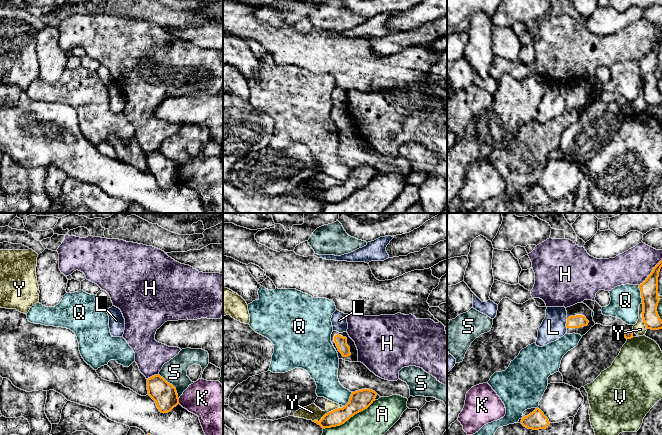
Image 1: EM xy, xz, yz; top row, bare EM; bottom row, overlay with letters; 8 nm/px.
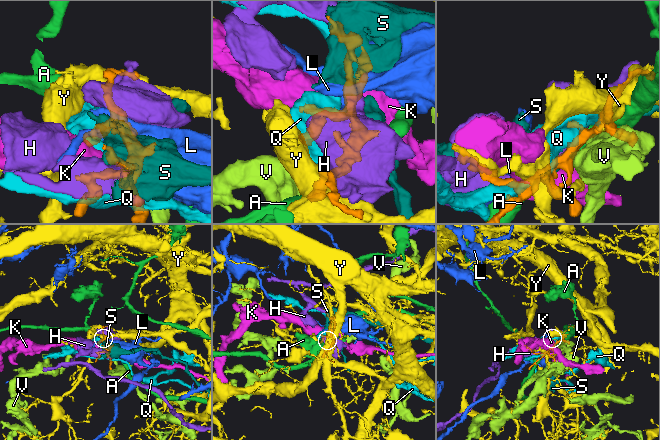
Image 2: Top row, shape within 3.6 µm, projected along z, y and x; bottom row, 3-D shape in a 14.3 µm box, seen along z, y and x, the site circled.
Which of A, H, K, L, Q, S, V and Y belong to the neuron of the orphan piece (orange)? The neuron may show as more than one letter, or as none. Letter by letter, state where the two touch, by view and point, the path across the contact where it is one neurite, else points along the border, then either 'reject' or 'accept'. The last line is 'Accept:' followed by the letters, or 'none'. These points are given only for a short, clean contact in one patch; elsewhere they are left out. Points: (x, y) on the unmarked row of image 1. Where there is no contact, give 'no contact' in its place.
A: meets orange in xz at (349, 194); reject
H: meets orange in yz at (651, 48); reject
K: meets orange in xy at (178, 177); reject
L: meets orange in yz at (566, 99); accept
Q: meets orange in yz at (641, 70); reject
S: meets orange in xy at (172, 161); reject
V: meets orange in yz at (630, 114); reject
Y: meets orange in xz at (327, 189); reject
Accept: L

